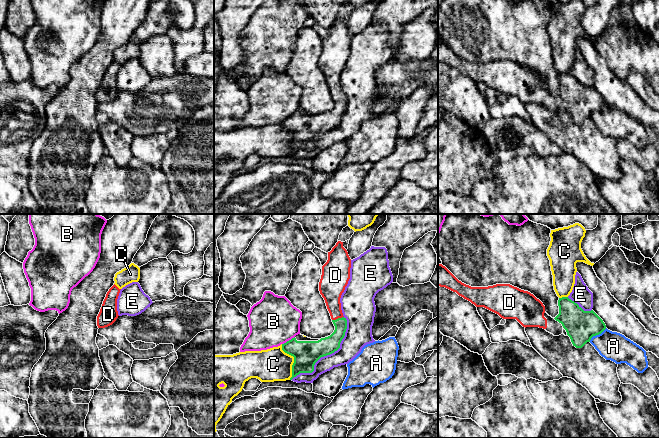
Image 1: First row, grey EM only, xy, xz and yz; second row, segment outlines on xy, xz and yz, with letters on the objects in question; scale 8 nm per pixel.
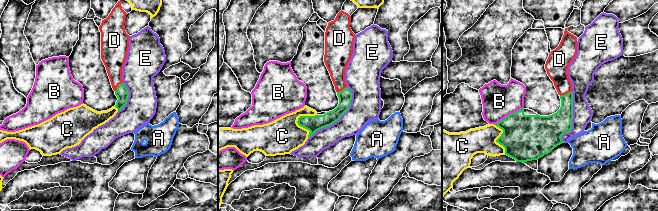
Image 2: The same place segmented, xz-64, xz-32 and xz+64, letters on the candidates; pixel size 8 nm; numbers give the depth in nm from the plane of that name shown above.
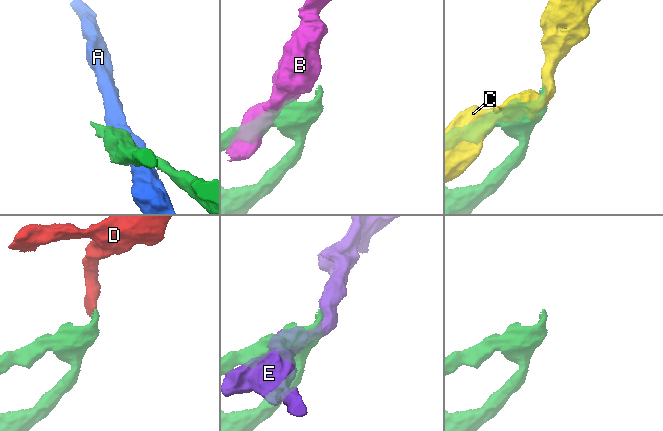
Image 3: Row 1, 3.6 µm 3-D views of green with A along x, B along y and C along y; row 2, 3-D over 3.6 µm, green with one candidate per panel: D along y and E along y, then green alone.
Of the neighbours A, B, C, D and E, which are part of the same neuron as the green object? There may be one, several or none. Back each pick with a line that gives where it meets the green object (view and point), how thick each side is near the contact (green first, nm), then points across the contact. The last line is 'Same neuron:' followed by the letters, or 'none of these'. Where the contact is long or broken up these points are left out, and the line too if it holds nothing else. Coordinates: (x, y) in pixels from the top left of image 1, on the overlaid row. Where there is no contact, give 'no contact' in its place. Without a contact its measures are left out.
D: xz (337, 319) | 140/190 nm | across xz (325, 346), (338, 333), (337, 319), (331, 289)
Same neuron: D

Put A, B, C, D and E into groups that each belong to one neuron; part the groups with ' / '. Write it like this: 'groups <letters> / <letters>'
groups A / B / C / D / E

